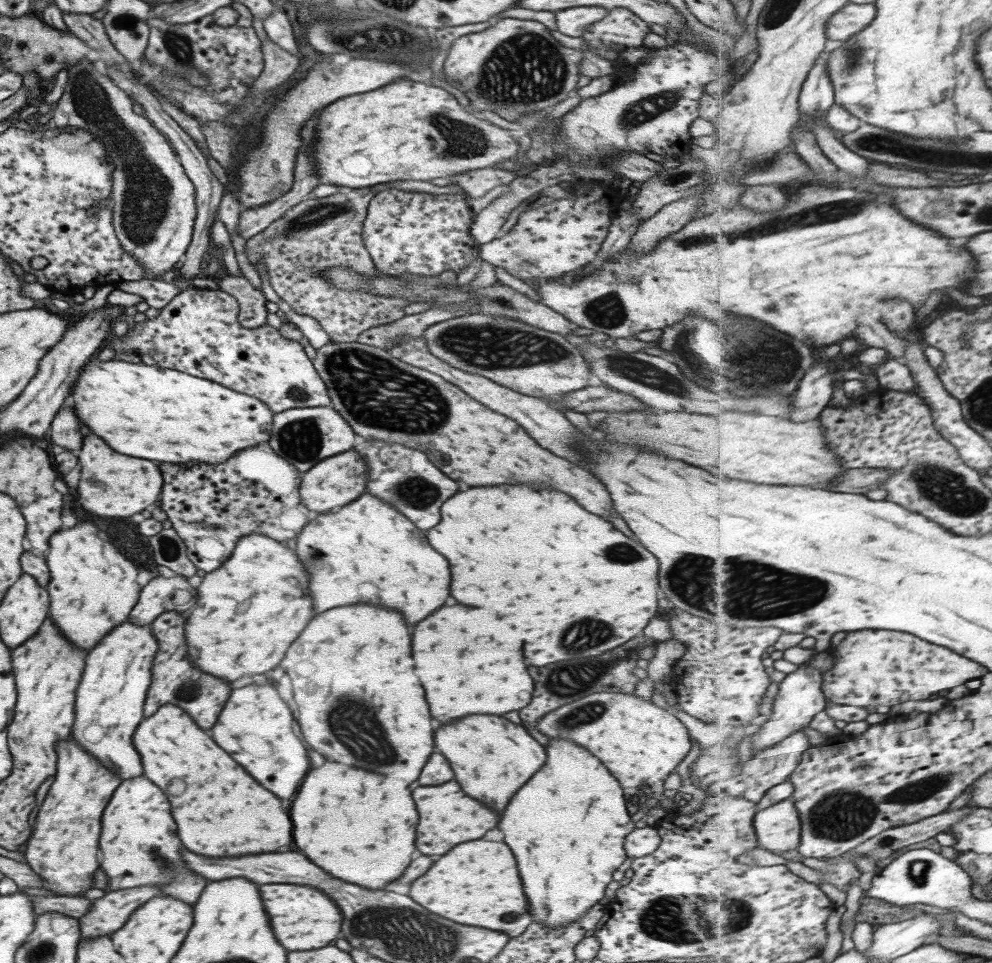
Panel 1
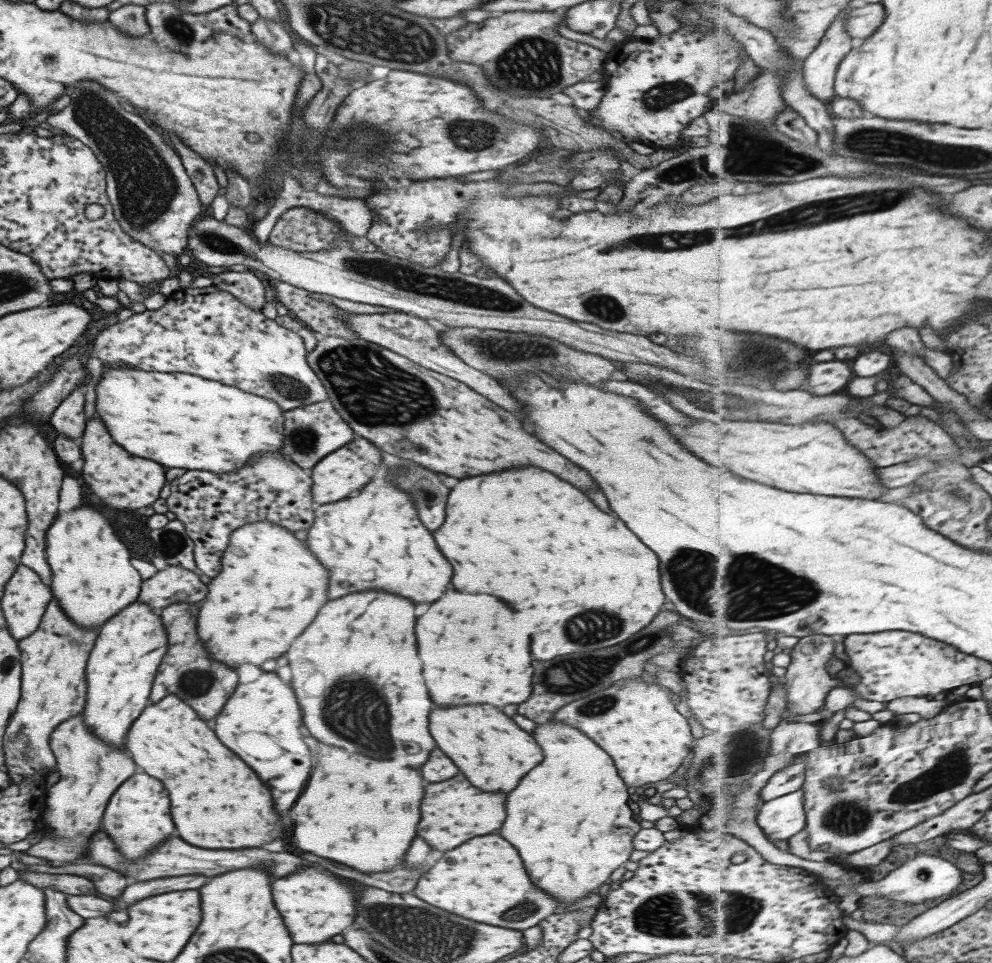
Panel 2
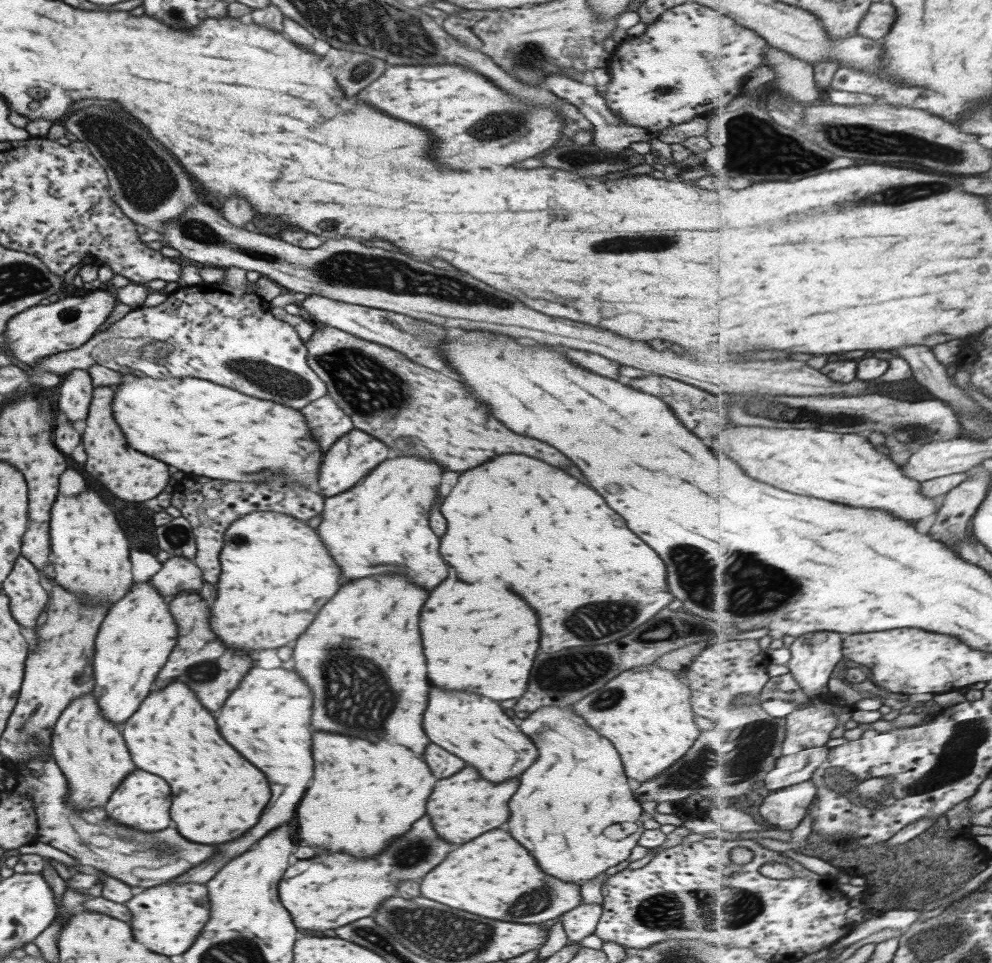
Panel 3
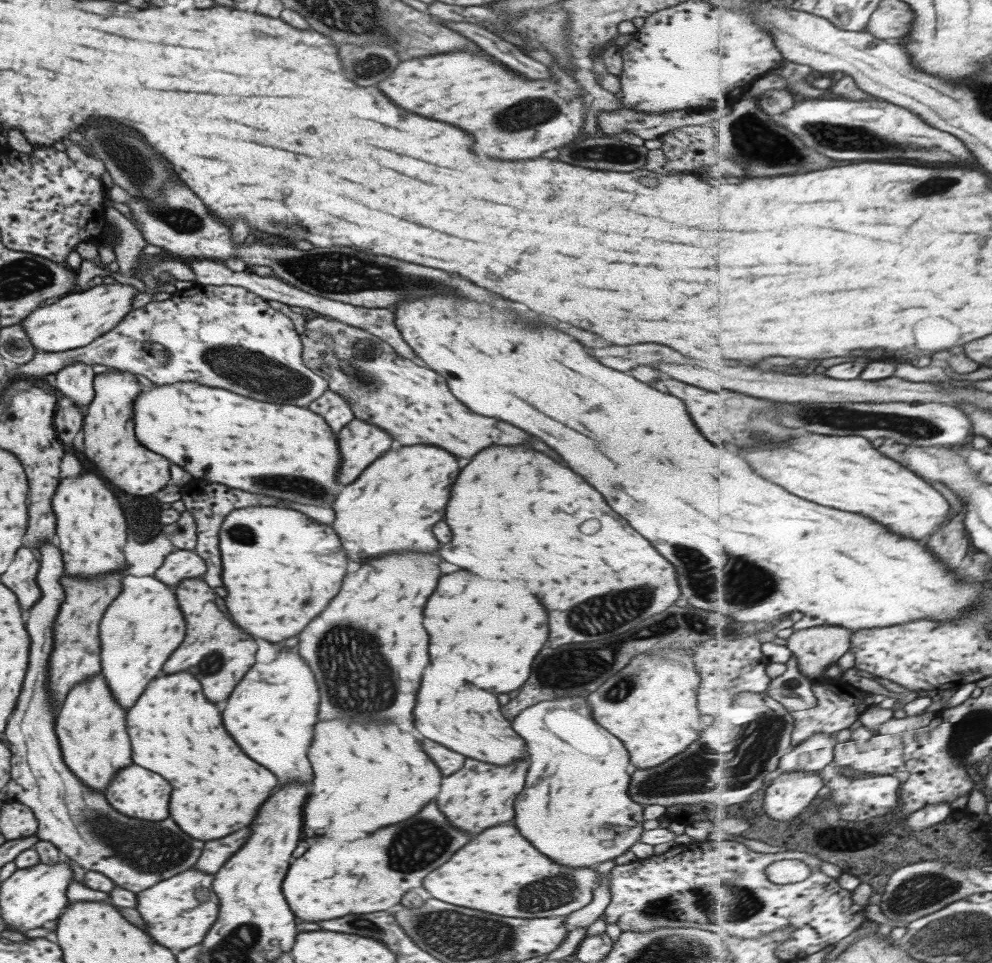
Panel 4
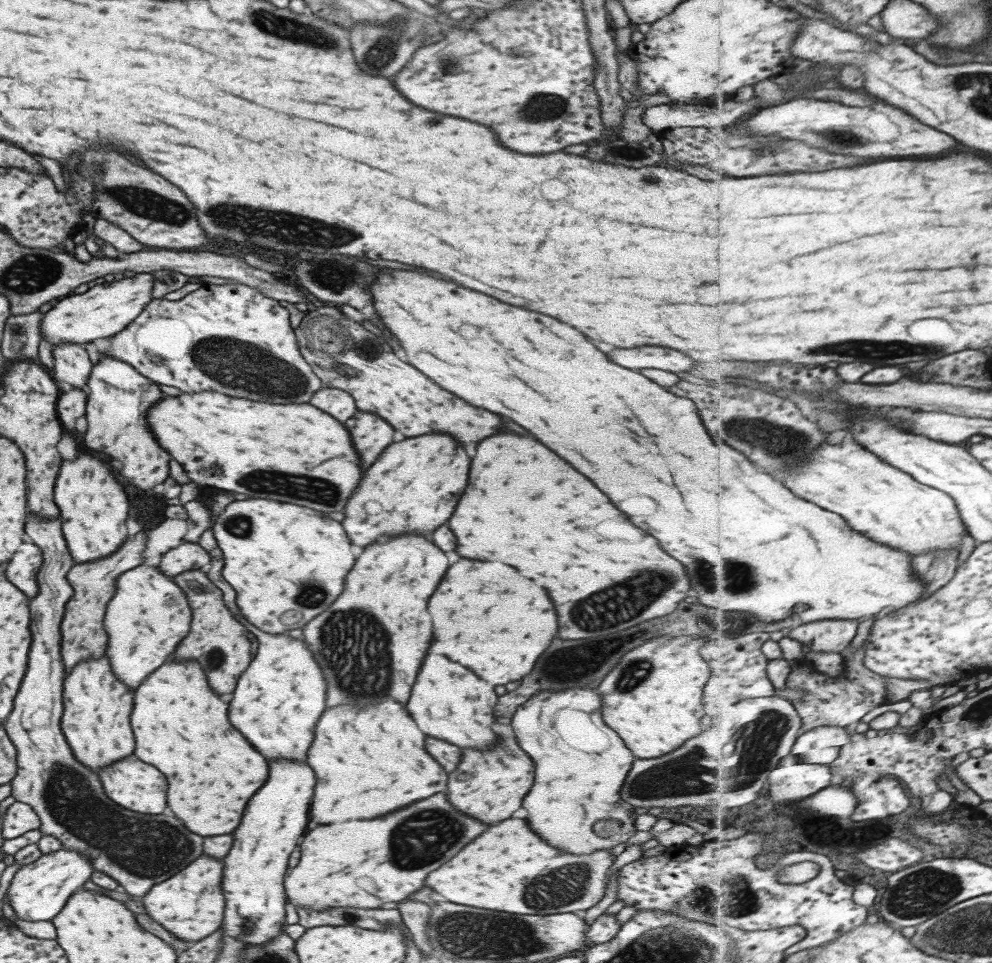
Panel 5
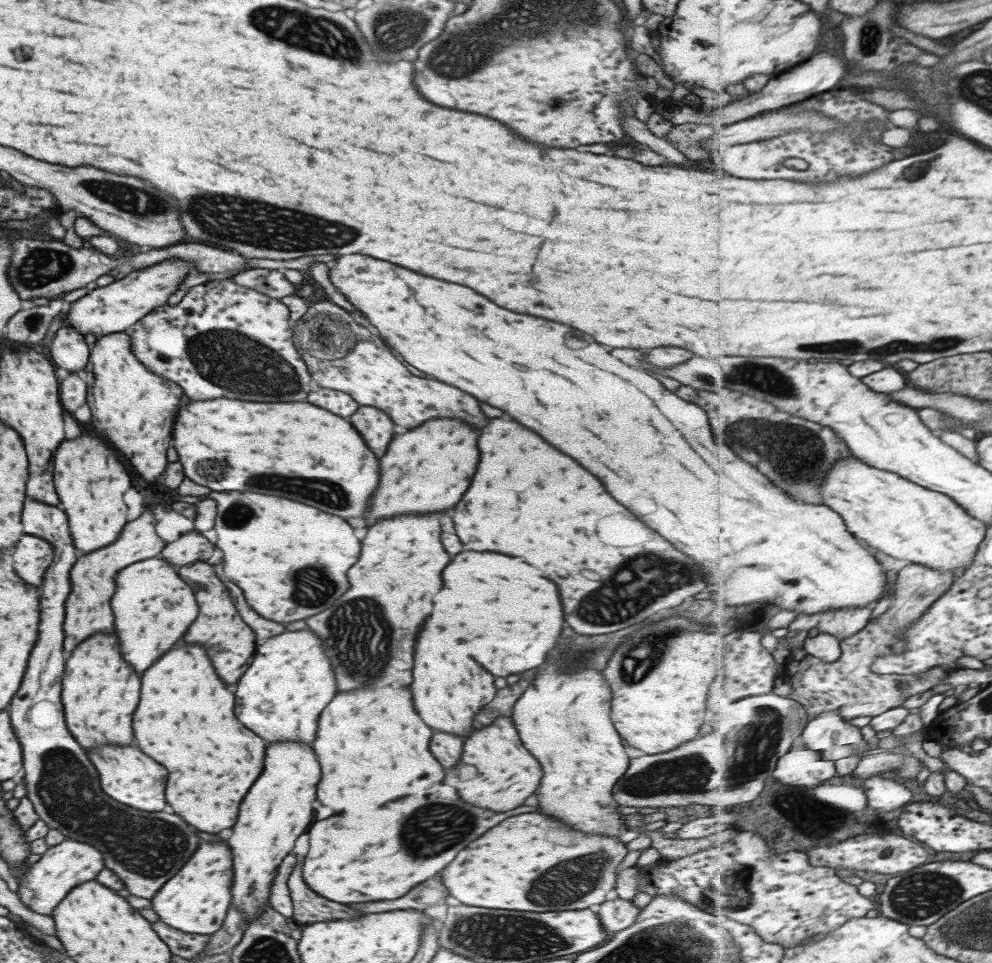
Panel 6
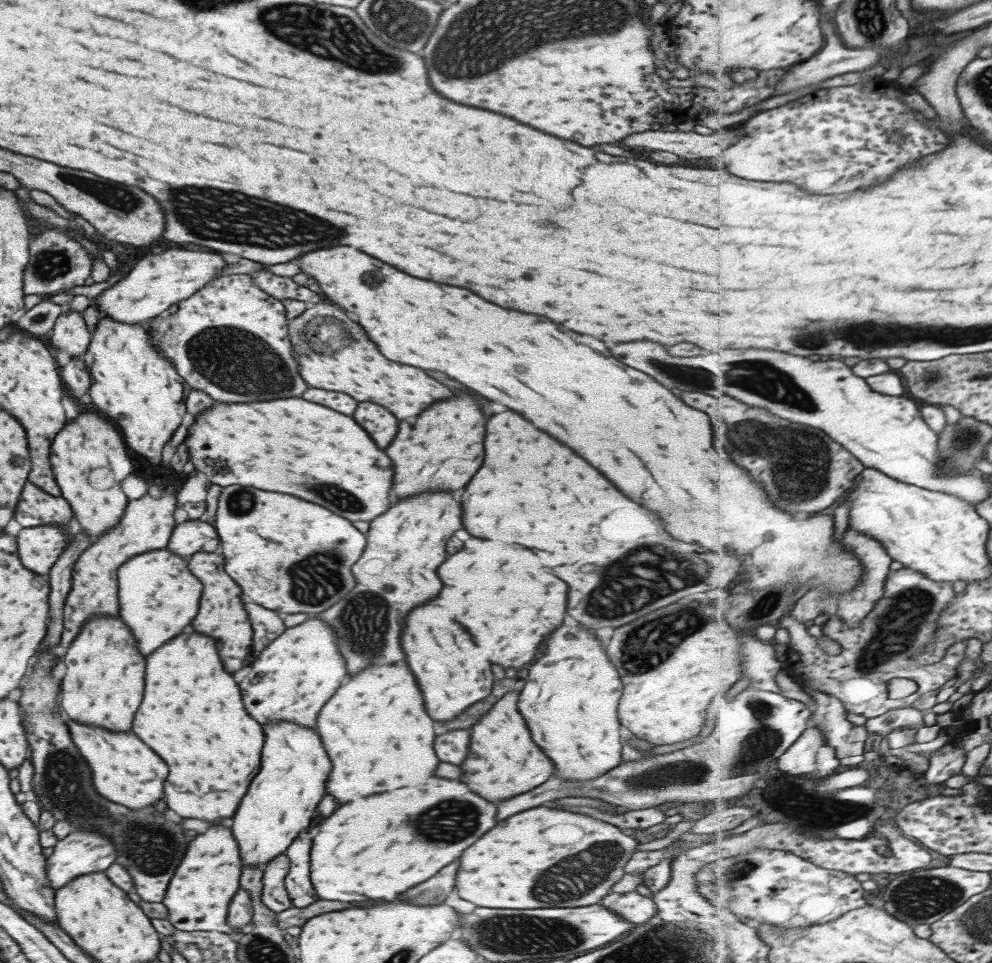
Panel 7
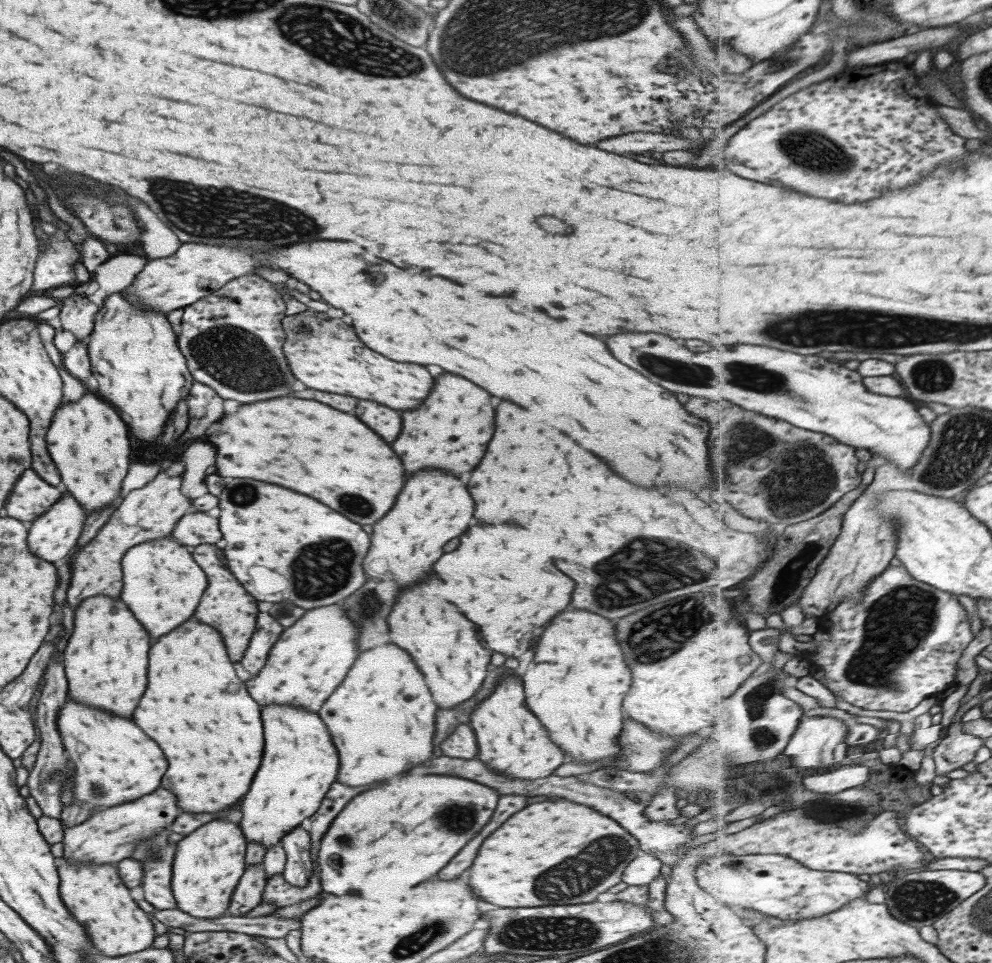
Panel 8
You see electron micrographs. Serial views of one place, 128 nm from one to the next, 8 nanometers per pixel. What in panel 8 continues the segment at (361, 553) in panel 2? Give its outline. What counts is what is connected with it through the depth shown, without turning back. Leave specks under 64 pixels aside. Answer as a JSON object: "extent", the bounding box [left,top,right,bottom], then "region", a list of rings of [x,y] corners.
{"extent":[391,374,493,478],"region":[[[443,374],[435,380],[435,386],[431,388],[429,396],[421,402],[415,412],[401,412],[401,432],[391,442],[391,450],[397,454],[399,460],[403,460],[403,472],[405,476],[411,476],[419,470],[443,470],[447,474],[453,474],[459,478],[459,474],[473,470],[491,438],[493,432],[493,410],[489,406],[489,394],[469,380],[463,380],[453,374]]]}

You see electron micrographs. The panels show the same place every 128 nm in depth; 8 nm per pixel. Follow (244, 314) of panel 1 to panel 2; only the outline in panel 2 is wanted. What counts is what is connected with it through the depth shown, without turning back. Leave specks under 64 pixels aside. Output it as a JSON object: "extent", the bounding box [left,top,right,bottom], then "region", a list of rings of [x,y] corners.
{"extent":[212,270,266,312],"region":[[[249,270],[223,271],[212,279],[212,285],[235,296],[247,308],[260,312],[266,302],[263,281],[260,275]]]}

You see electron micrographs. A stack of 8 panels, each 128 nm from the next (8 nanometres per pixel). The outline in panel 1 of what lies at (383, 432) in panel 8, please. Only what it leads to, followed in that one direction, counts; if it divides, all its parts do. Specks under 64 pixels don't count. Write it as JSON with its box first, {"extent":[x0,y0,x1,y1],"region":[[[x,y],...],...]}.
{"extent":[299,451,367,515],"region":[[[353,451],[339,452],[333,456],[323,458],[301,473],[299,483],[299,498],[301,504],[316,515],[336,510],[353,502],[365,490],[365,479],[367,479],[367,464],[365,460]]]}

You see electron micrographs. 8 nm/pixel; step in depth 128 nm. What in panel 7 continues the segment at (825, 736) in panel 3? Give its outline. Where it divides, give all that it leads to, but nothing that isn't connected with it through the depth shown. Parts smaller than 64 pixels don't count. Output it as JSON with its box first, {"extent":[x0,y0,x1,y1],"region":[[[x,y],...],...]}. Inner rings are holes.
{"extent":[778,566,967,719],"region":[[[903,566],[887,576],[886,595],[878,600],[875,606],[877,610],[871,610],[861,626],[849,628],[849,624],[845,624],[839,616],[822,621],[823,638],[828,638],[828,641],[821,643],[808,636],[808,626],[795,620],[791,613],[786,614],[778,623],[790,635],[786,669],[799,684],[839,697],[848,712],[861,714],[867,719],[885,715],[895,709],[911,707],[917,698],[923,694],[936,694],[941,686],[959,674],[967,642],[952,645],[939,663],[927,666],[910,664],[910,660],[923,654],[931,642],[934,644],[935,631],[939,631],[939,619],[943,611],[951,606],[955,595],[953,583],[931,580],[923,572]],[[899,675],[917,681],[918,691],[907,698],[891,698],[889,683]]]}

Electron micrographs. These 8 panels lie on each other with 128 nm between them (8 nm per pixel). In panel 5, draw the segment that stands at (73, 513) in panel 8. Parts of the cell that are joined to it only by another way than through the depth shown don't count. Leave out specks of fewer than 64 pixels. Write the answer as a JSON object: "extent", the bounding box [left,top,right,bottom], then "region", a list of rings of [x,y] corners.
{"extent":[5,543,42,599],"region":[[[21,543],[5,565],[7,582],[11,582],[31,599],[38,591],[35,575],[42,560],[38,546],[33,543]]]}

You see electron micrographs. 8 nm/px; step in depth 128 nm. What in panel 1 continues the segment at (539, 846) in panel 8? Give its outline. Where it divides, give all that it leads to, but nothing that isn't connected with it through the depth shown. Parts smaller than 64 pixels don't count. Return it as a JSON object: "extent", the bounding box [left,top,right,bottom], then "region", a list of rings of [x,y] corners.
{"extent":[407,840,533,938],"region":[[[471,840],[453,846],[445,856],[439,858],[439,862],[429,866],[423,878],[419,876],[411,882],[407,896],[441,918],[463,926],[499,930],[509,938],[519,936],[533,922],[531,914],[525,910],[525,896],[515,870],[515,860],[503,842]]]}

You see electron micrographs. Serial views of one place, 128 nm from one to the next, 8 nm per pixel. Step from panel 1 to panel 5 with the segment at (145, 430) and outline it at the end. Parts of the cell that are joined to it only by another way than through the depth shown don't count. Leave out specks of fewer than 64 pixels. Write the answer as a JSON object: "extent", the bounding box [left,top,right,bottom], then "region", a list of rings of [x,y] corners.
{"extent":[145,392,361,512],"region":[[[193,392],[193,394],[179,394],[179,396],[171,396],[171,398],[161,398],[159,402],[155,402],[149,410],[147,410],[147,416],[145,416],[145,420],[147,420],[147,430],[155,436],[155,440],[157,440],[157,444],[175,460],[175,462],[179,462],[183,468],[185,468],[185,475],[189,478],[190,481],[195,482],[197,485],[205,485],[208,487],[213,487],[219,489],[220,491],[227,492],[238,492],[239,494],[245,494],[245,496],[251,496],[251,498],[267,498],[267,500],[277,500],[279,502],[289,502],[289,504],[297,504],[297,506],[305,506],[305,508],[313,508],[313,510],[317,510],[317,512],[341,512],[341,508],[345,506],[345,500],[347,500],[347,496],[349,496],[349,492],[355,488],[355,484],[359,482],[359,478],[361,478],[361,470],[359,470],[359,460],[357,460],[357,454],[353,452],[353,448],[351,448],[351,452],[349,452],[349,434],[345,432],[345,428],[335,420],[333,422],[333,418],[329,416],[329,414],[325,414],[325,412],[321,412],[321,410],[317,410],[317,408],[313,408],[313,406],[309,406],[309,404],[263,404],[263,402],[251,402],[251,400],[245,400],[245,398],[231,398],[231,396],[223,396],[223,394],[219,394],[219,392]]]}

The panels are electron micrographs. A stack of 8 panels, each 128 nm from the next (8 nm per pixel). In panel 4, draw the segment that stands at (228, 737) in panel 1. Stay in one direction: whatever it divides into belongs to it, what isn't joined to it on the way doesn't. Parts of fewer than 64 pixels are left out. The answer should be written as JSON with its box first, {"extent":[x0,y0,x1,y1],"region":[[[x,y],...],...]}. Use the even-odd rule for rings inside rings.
{"extent":[193,650,319,874],"region":[[[277,650],[277,656],[269,664],[253,664],[241,684],[237,684],[231,696],[225,700],[225,708],[221,710],[221,722],[225,732],[235,740],[235,744],[257,764],[267,768],[275,778],[277,784],[291,784],[291,782],[311,782],[311,768],[307,762],[307,748],[313,736],[313,724],[317,722],[317,704],[319,694],[313,680],[311,670],[303,664],[303,660],[293,652]],[[241,828],[241,830],[229,834],[229,836],[221,838],[221,840],[205,842],[205,848],[203,848],[203,852],[197,858],[197,862],[195,862],[193,868],[195,870],[201,870],[203,874],[215,874],[221,868],[221,864],[229,856],[233,856],[245,844],[245,840],[247,840],[249,834],[251,832],[247,828]]]}

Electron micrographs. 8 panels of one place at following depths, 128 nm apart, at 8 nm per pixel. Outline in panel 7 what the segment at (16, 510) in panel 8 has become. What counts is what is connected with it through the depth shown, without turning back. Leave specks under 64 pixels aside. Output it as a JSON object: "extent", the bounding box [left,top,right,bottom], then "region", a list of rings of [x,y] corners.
{"extent":[13,481,72,543],"region":[[[28,481],[23,484],[13,516],[21,529],[44,525],[55,526],[63,531],[69,543],[72,536],[69,534],[71,518],[72,510],[63,497],[49,496],[47,492],[39,490],[35,484]]]}

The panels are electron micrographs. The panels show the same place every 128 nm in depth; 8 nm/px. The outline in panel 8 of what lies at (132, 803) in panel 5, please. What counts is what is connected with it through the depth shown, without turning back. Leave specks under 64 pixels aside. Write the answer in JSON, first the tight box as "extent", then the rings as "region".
{"extent":[57,696,165,828],"region":[[[69,696],[57,712],[57,729],[64,754],[74,766],[71,804],[60,808],[59,824],[71,828],[89,818],[93,809],[114,807],[151,794],[165,772],[165,758],[133,722],[115,718],[105,710],[77,706]]]}

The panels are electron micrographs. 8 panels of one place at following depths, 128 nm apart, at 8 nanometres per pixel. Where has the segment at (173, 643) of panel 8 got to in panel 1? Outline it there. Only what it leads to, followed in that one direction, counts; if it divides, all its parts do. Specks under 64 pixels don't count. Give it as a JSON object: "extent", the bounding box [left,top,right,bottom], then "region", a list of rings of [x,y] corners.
{"extent":[132,704,291,858],"region":[[[171,704],[158,708],[153,716],[141,720],[132,742],[141,756],[143,776],[173,796],[173,800],[169,798],[171,816],[177,824],[177,836],[189,852],[207,858],[231,858],[275,852],[291,842],[291,820],[279,808],[279,800],[217,748],[181,708]]]}

